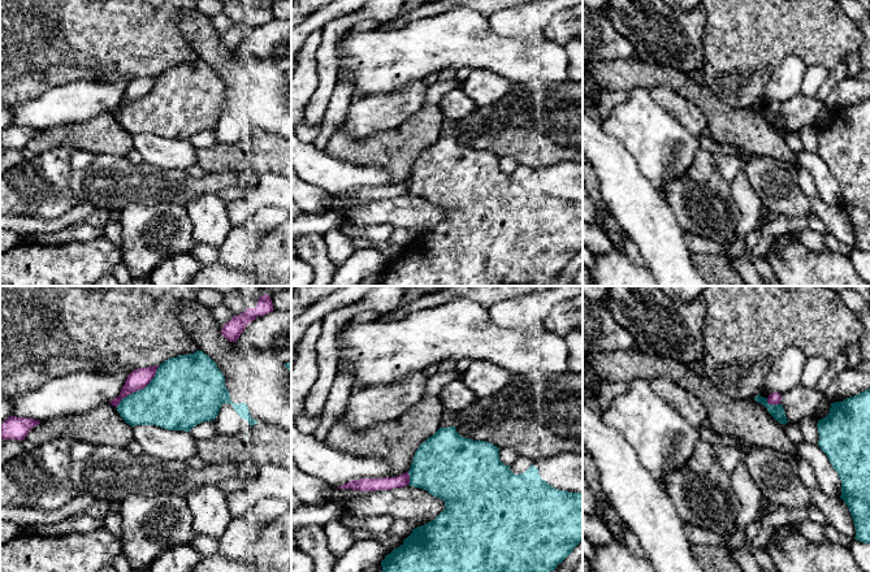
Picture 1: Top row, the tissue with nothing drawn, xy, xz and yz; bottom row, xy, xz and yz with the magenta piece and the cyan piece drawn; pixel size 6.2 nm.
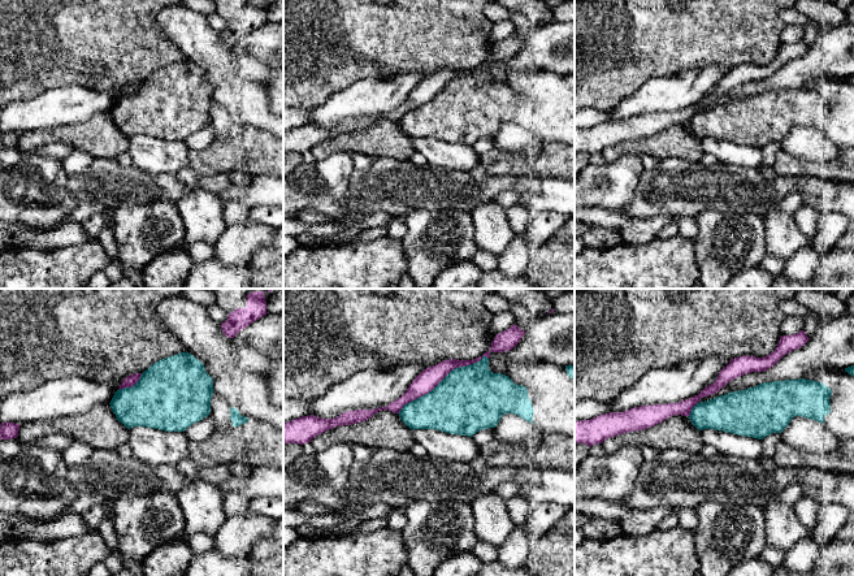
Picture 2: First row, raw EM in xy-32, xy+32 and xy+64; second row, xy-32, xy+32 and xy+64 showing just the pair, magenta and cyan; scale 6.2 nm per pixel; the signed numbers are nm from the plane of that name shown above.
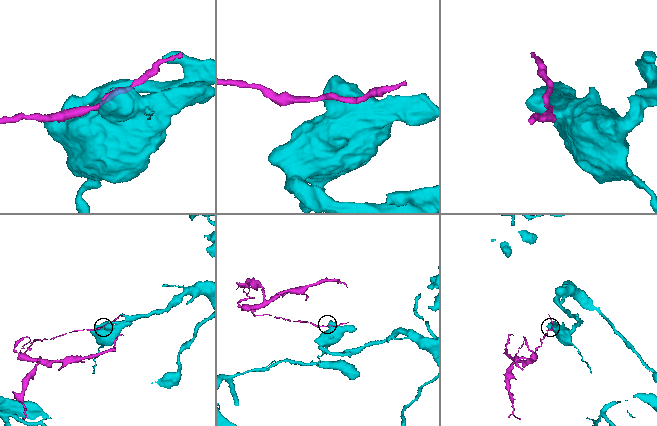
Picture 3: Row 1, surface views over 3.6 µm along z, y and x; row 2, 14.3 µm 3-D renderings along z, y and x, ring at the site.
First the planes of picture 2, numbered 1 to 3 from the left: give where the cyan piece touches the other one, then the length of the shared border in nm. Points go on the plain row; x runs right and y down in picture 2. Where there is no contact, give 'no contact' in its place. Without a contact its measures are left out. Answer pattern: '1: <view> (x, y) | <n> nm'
1: xy-32 (131, 94) | 190 nm
2: xy+32 (442, 87) | 650 nm
3: xy+64 (692, 117) | 110 nm

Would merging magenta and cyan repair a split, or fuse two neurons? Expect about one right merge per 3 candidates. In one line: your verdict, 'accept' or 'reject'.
reject

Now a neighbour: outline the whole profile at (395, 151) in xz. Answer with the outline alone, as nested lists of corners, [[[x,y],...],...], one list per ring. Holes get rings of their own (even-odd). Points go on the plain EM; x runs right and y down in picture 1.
[[[438,105],[423,107],[398,127],[380,131],[365,139],[352,138],[341,122],[324,148],[332,157],[359,165],[382,168],[389,174],[390,186],[397,186],[410,179],[419,155],[440,138],[443,121],[445,116]]]

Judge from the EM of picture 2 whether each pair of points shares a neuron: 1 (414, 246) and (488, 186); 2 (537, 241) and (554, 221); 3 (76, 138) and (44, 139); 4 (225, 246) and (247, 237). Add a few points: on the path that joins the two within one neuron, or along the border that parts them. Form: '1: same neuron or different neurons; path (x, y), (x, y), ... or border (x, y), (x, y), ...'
1: different neurons; border (426, 209), (464, 209), (469, 213)
2: same neuron; path (540, 235), (549, 226)
3: same neuron; path (68, 135), (52, 135)
4: same neuron; path (230, 246), (235, 246), (242, 239)

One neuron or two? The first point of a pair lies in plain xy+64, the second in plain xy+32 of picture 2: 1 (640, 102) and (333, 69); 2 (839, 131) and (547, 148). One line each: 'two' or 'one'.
1: two
2: two

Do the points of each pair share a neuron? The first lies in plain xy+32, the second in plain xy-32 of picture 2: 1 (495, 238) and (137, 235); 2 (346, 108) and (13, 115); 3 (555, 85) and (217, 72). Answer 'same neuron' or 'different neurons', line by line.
1: different neurons
2: same neuron
3: same neuron

